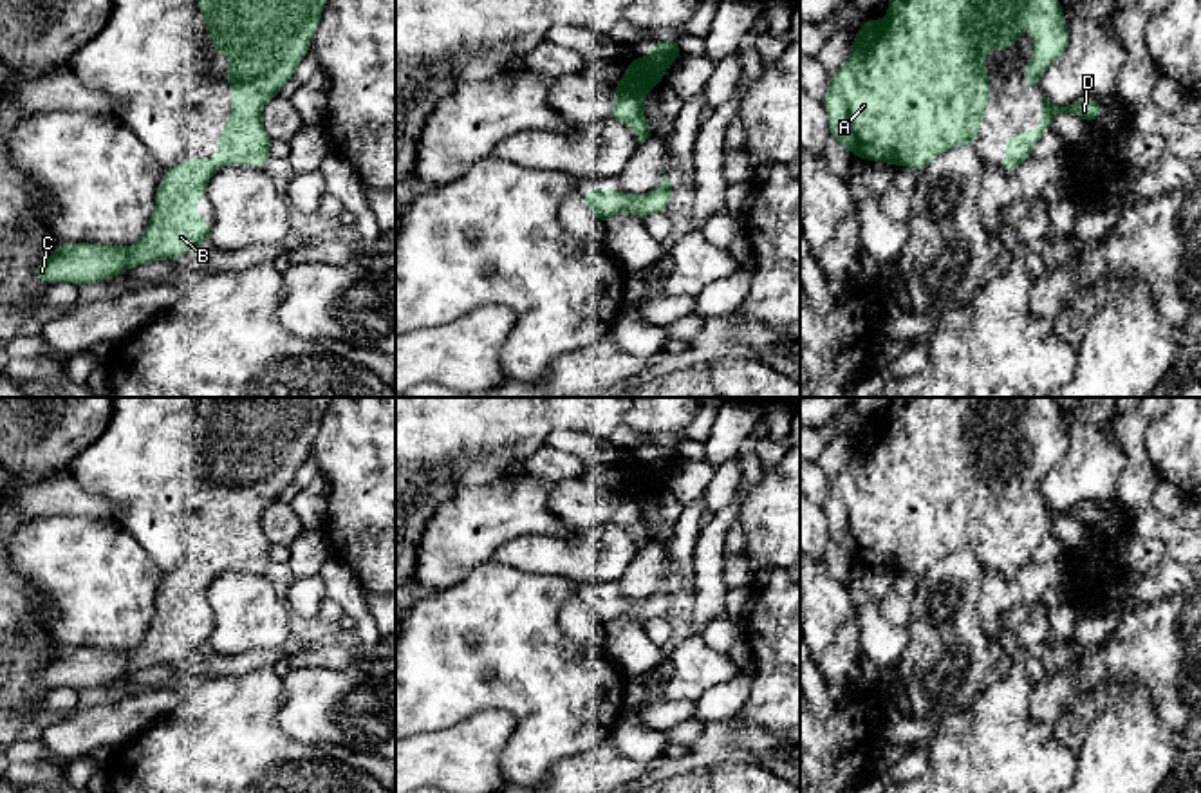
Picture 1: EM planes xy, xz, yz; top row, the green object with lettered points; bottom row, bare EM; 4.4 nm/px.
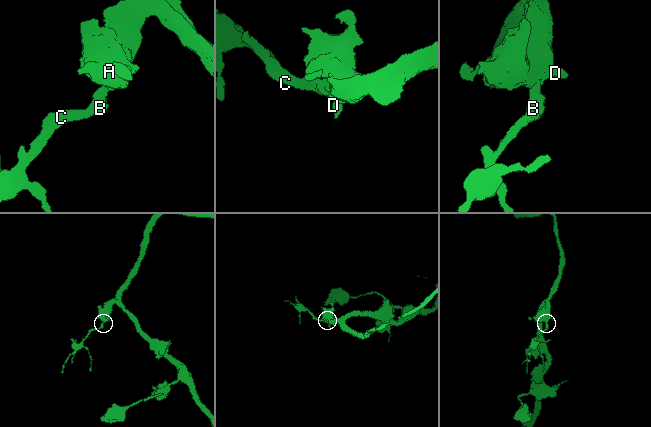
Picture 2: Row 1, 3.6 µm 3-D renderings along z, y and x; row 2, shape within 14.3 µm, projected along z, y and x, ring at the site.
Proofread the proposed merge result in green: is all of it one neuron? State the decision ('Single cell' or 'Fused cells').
Single cell

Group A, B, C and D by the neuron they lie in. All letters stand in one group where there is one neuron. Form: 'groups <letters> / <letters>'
groups A B C D

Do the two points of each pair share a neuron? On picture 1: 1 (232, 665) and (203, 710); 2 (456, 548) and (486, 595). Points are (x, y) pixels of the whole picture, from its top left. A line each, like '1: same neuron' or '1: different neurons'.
1: different neurons
2: different neurons

